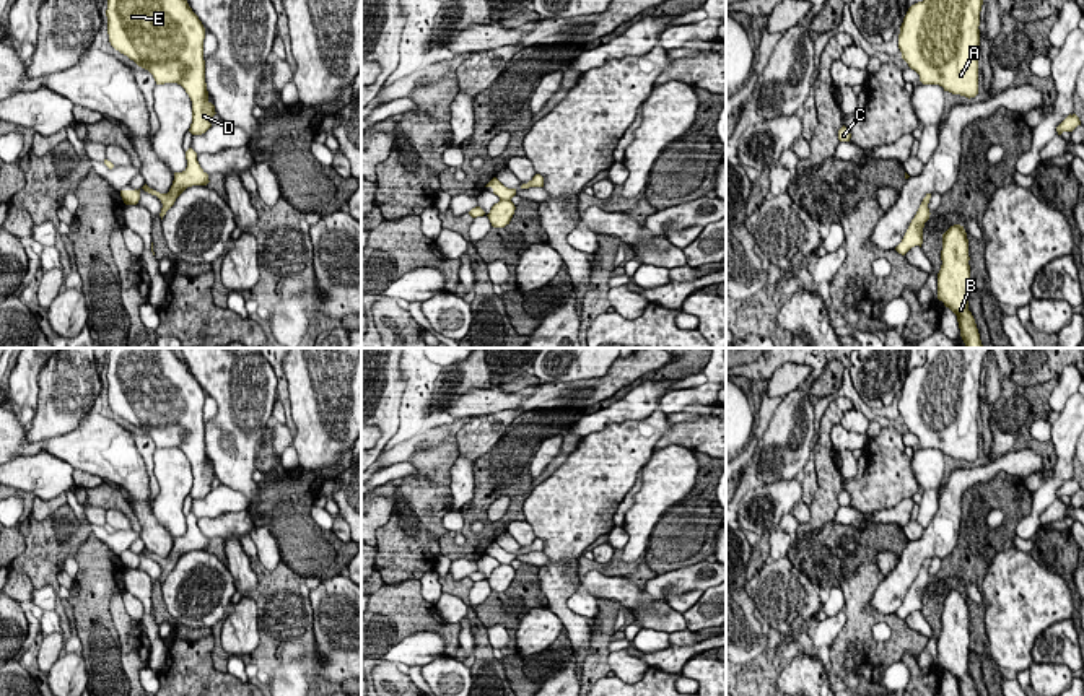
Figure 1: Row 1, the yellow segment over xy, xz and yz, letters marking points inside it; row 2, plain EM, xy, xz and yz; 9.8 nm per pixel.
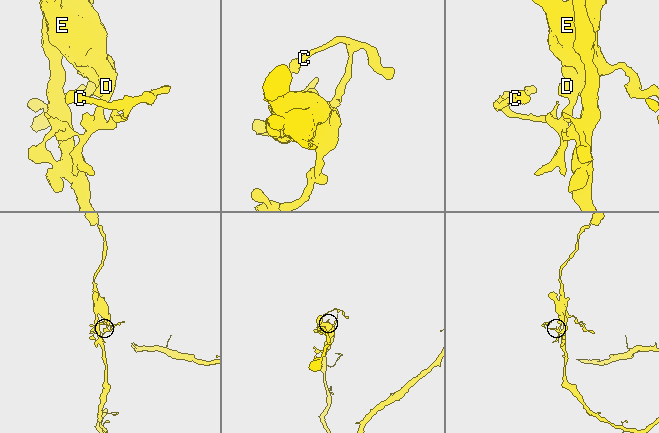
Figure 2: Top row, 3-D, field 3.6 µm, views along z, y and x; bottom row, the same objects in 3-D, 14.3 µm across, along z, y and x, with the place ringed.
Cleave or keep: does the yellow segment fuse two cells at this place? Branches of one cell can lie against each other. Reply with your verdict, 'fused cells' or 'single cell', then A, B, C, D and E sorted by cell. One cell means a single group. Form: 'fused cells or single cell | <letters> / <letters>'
fused cells | A C D E / B

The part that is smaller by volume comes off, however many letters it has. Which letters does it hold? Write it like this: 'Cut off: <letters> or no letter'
Cut off: A, C, D, E

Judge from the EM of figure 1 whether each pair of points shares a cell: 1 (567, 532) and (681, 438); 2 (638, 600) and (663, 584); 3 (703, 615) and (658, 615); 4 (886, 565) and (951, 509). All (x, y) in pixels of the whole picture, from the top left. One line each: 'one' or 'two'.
1: two
2: two
3: two
4: two

